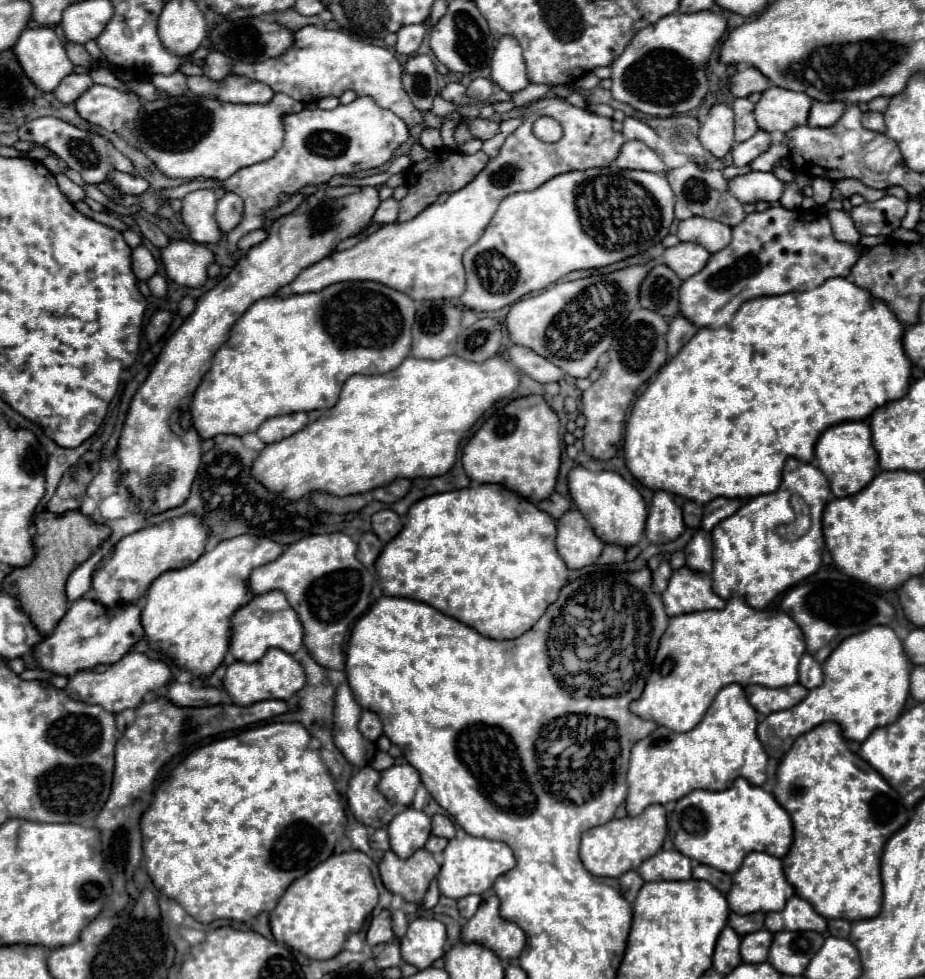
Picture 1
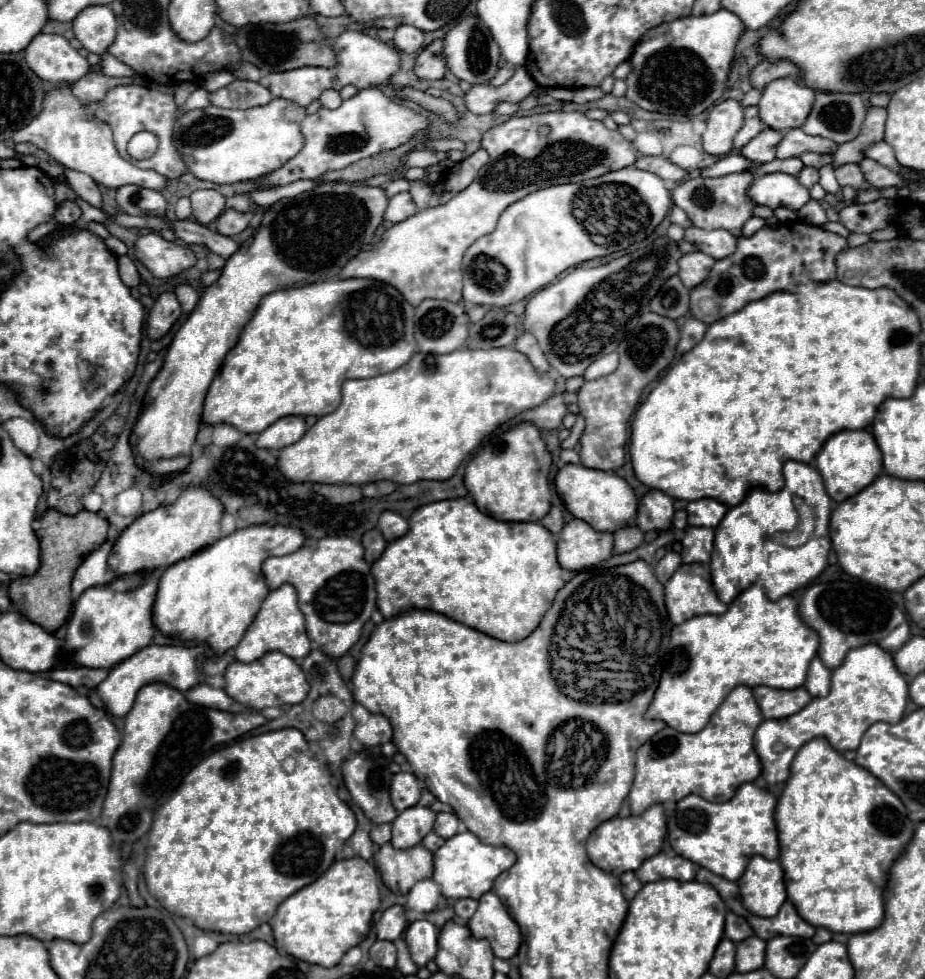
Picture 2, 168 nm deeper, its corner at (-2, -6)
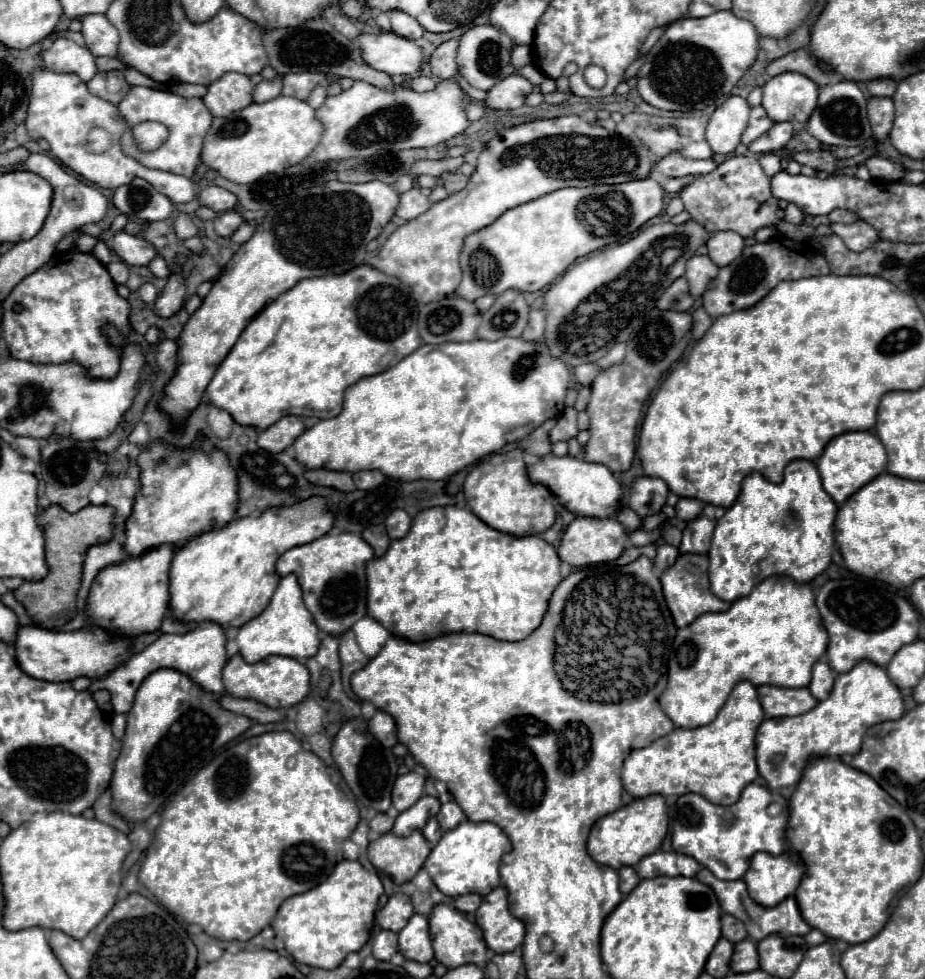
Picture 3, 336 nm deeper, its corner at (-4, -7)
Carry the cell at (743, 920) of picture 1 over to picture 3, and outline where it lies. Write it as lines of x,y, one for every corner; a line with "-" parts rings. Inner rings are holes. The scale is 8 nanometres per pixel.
723,914
721,916
721,936
737,944
747,938
747,930
743,928
741,920
735,920
731,914

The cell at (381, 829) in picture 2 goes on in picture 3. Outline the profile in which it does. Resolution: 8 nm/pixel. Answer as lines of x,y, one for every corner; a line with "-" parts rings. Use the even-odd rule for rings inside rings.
389,810
389,812
377,812
377,814
371,818
369,826
371,826
373,832
385,834
385,832
389,832
389,830
393,828
393,822
395,822
395,814
393,814
391,810

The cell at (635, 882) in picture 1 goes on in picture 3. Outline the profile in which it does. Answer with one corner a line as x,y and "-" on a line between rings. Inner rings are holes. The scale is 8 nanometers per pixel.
623,866
619,870
619,878
621,878
621,892
623,896
627,896
627,892
631,892
631,888
635,888
635,884
639,884
639,876
635,874
635,870
631,866

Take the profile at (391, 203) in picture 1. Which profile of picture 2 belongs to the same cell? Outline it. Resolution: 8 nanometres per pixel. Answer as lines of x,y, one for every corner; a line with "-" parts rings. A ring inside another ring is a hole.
399,193
399,195
389,199
389,205
385,209
385,221
399,223
399,221
405,221
407,217
411,217
415,213
417,213
417,207
413,205
411,195
409,193

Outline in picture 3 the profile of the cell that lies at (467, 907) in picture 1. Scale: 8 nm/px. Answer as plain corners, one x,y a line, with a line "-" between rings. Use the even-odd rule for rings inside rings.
463,894
463,896
457,896
453,898
453,906
461,912
469,912
473,914
481,904
481,896
479,894

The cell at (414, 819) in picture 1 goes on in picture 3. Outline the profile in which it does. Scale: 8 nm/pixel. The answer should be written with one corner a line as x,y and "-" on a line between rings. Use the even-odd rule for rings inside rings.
421,796
411,808
401,812
393,824
393,834
397,836
409,836
413,830
421,830
423,824
435,816
441,808
439,798
435,796

